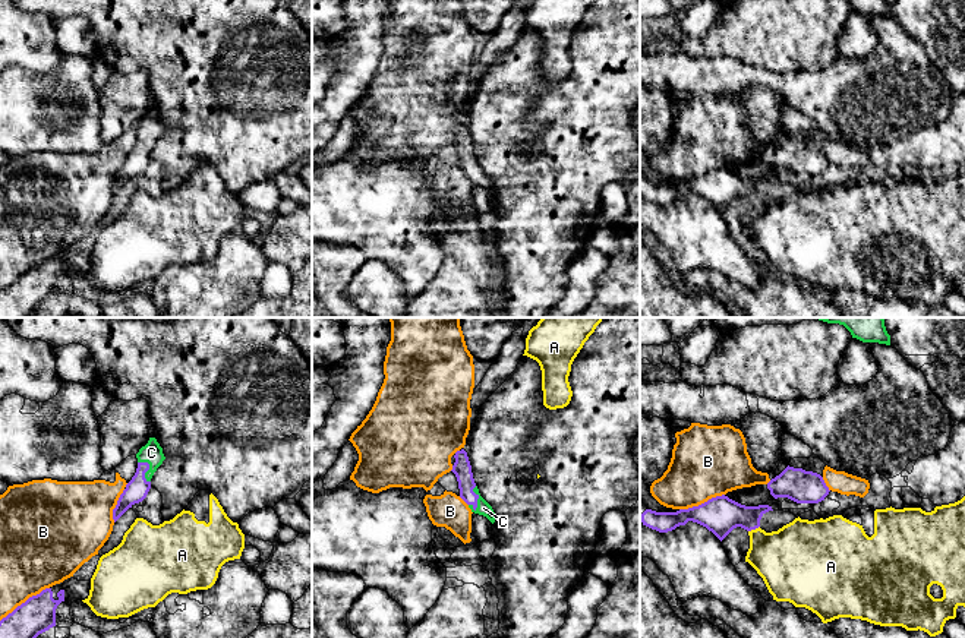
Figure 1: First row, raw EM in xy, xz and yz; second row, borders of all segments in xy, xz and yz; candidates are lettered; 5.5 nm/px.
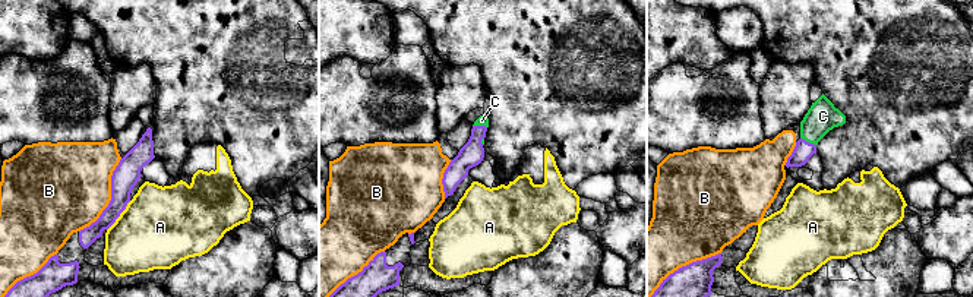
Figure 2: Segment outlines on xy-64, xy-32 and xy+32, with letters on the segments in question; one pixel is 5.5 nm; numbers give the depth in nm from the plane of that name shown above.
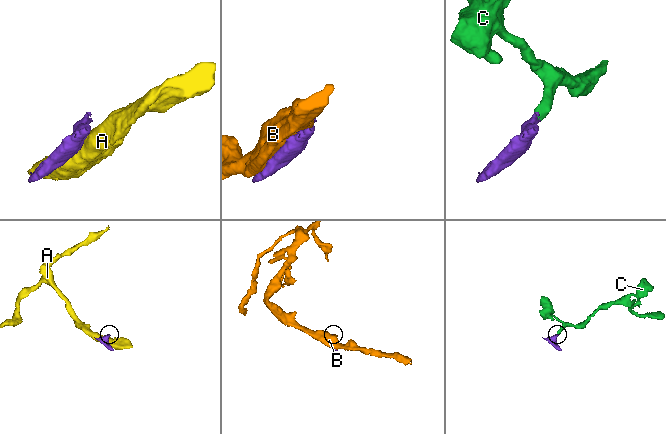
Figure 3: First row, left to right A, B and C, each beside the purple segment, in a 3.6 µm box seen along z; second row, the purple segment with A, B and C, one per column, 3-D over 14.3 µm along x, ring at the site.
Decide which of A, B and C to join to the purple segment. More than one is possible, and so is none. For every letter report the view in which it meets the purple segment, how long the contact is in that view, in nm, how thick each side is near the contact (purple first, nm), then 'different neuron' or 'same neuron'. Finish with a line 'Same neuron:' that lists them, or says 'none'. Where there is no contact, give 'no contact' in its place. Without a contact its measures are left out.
A: yz | 70 nm | 200/340 nm | different neuron
B: xy | 320 nm | 200/360 nm | different neuron
C: xz | 140 nm | 100/80 nm | same neuron
Same neuron: C

